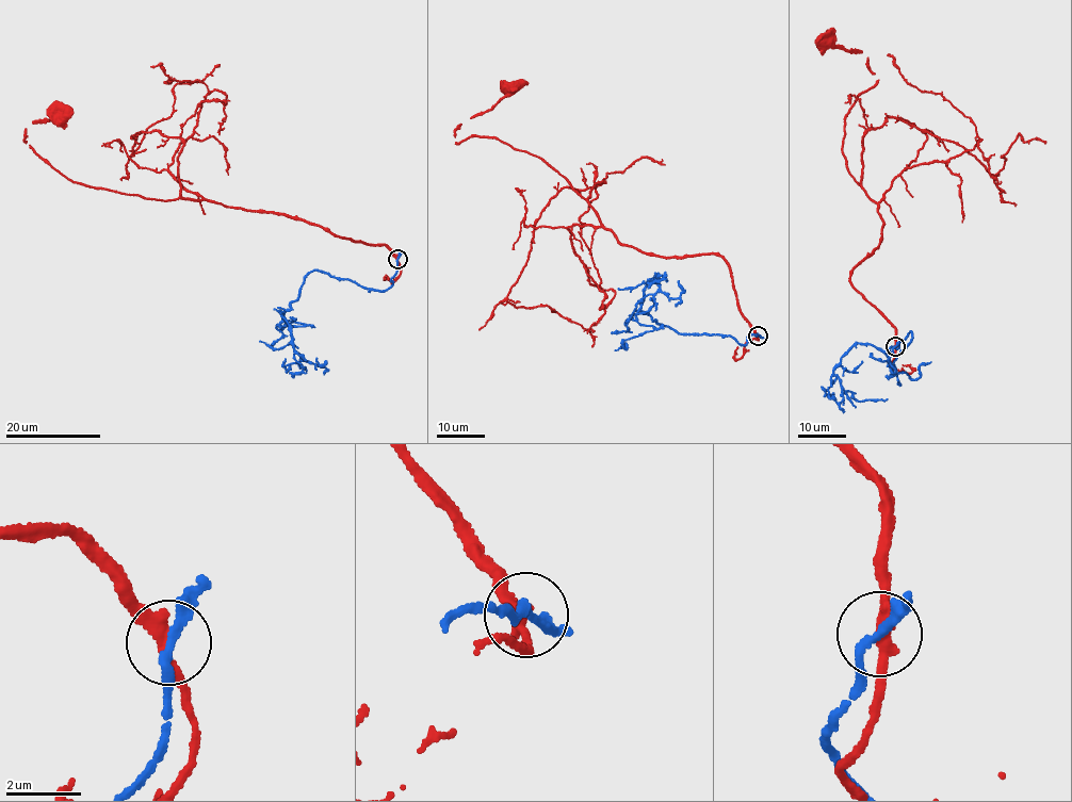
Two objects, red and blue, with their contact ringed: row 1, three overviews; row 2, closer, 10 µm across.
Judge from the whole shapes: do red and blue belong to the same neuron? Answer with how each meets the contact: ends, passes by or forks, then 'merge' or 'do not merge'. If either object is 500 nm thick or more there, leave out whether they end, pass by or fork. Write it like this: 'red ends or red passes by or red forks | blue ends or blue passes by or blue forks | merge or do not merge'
red passes by | blue passes by | do not merge

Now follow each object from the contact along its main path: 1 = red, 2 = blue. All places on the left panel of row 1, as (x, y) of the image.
1: (398, 259), (384, 245), (278, 213), (75, 182), (25, 141), (32, 123), (59, 117)
2: (398, 259), (386, 290), (363, 289), (312, 271), (298, 298), (280, 314), (301, 360), (287, 372), (285, 359)

